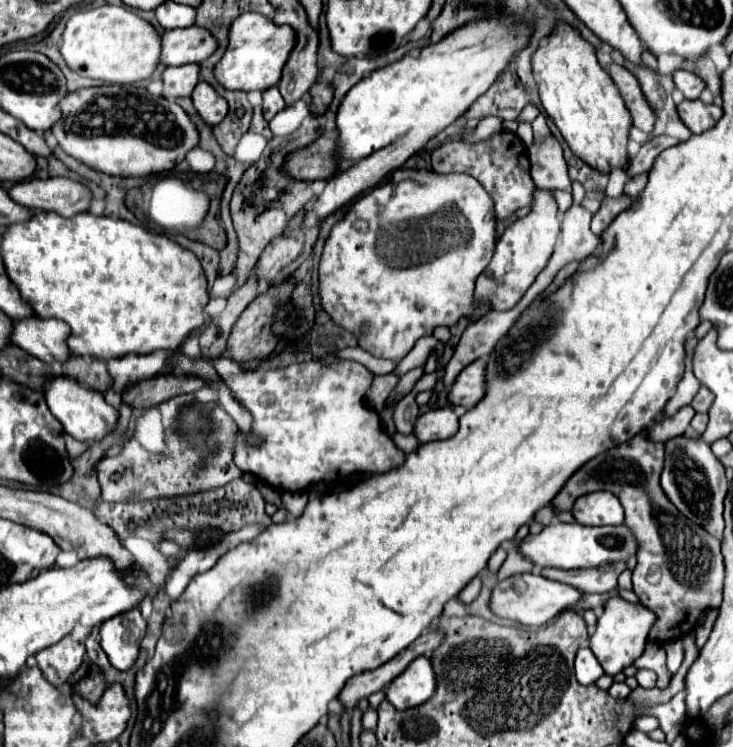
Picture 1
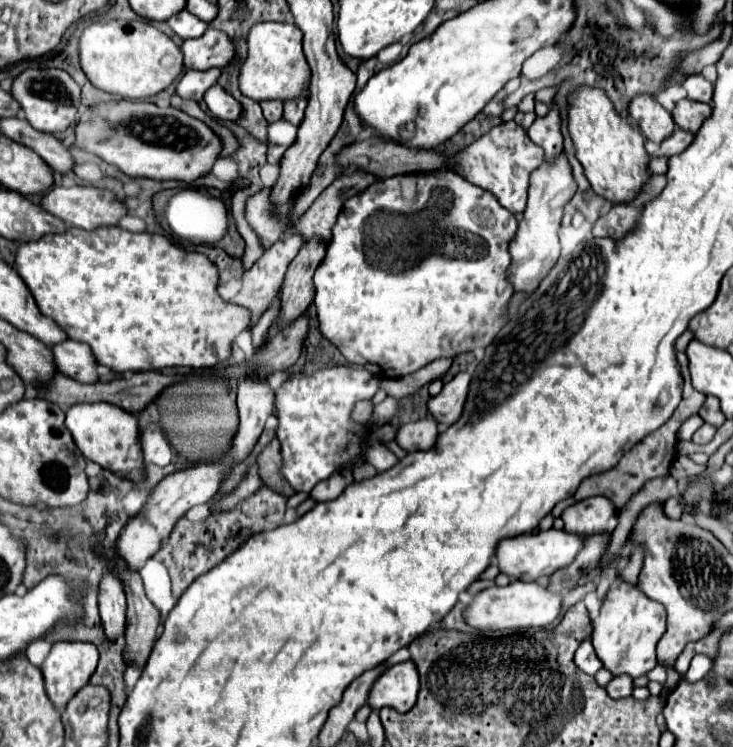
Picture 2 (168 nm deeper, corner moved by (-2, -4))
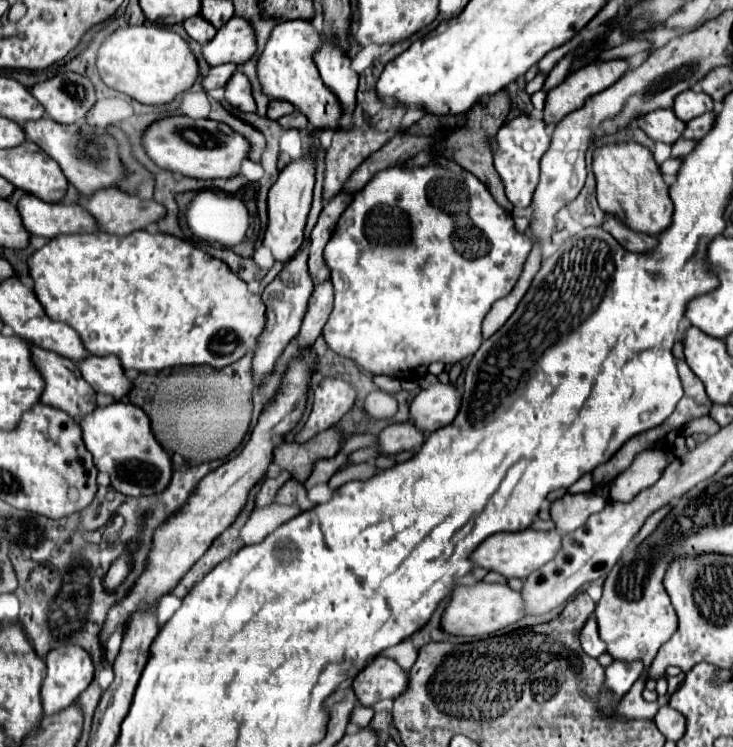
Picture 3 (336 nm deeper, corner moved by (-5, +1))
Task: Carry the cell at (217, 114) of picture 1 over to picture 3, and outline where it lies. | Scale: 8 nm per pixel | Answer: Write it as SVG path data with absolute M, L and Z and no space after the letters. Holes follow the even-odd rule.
M235 72L229 78L229 82L225 84L225 100L241 112L255 112L255 100L251 96L251 86L245 74Z

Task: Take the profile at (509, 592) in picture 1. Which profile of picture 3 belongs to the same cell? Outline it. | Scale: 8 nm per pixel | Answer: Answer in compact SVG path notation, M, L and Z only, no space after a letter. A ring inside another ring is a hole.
M477 582L475 586L457 586L457 590L453 590L451 602L443 614L441 626L443 630L455 636L483 636L521 620L523 614L525 614L525 608L523 608L521 592L509 588L507 584Z

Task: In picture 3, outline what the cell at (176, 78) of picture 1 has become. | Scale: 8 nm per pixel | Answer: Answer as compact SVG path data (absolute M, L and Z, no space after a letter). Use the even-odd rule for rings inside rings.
M221 64L221 66L209 68L207 76L201 80L203 90L209 92L209 90L213 90L213 88L223 88L225 82L231 78L233 72L235 72L235 64Z

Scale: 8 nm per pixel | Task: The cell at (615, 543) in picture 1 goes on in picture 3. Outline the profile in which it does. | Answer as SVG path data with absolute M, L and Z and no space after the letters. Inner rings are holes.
M527 528L523 532L499 532L499 534L493 534L489 540L485 540L473 552L473 562L481 568L503 574L505 578L517 576L517 578L525 580L533 570L539 570L545 562L555 558L559 548L561 548L561 534L557 528L549 530L549 532L541 532L541 530L533 530L533 528Z

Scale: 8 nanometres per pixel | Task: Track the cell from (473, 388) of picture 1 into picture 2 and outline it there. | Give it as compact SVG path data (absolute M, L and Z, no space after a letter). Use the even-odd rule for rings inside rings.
M458 373L450 383L446 383L442 387L442 391L436 397L428 399L426 407L428 407L430 415L442 427L456 423L458 417L462 415L462 407L464 407L464 401L466 401L470 379L472 379L470 373Z

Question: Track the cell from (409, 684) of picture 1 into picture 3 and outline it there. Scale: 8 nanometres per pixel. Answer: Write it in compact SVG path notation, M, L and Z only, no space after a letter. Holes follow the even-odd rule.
M385 656L373 658L373 662L353 680L353 690L363 706L373 706L383 698L397 698L405 694L407 686L409 674L393 658Z

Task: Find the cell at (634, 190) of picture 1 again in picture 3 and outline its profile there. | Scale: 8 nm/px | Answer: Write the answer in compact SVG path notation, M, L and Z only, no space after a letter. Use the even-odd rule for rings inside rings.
M679 138L673 146L671 146L671 158L683 158L685 154L689 154L689 150L693 150L697 142L685 142L685 138Z

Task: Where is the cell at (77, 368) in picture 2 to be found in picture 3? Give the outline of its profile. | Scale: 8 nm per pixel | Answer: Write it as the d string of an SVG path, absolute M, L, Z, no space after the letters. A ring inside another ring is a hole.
M89 354L85 360L79 362L81 376L93 386L95 392L109 394L115 400L121 400L127 396L131 382L125 378L121 362L117 362L117 356L93 356Z

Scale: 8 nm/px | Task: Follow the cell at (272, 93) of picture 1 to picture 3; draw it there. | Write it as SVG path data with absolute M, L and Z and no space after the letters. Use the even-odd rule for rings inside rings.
M271 100L269 102L269 108L267 108L267 116L271 118L271 120L279 120L281 116L285 116L285 114L289 114L289 112L293 112L295 108L289 104L289 102L285 102L285 100Z

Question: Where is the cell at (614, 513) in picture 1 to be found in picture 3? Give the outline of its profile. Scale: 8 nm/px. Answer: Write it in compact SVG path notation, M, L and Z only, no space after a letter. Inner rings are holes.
M565 494L551 504L551 518L561 532L573 532L605 506L607 500L599 494Z

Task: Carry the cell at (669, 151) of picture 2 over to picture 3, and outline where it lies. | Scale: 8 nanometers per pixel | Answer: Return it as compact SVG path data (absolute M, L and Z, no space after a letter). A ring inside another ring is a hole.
M713 112L693 118L693 120L687 124L687 128L685 128L685 132L683 132L683 138L687 138L687 140L701 140L701 138L711 130L713 118L715 118Z

